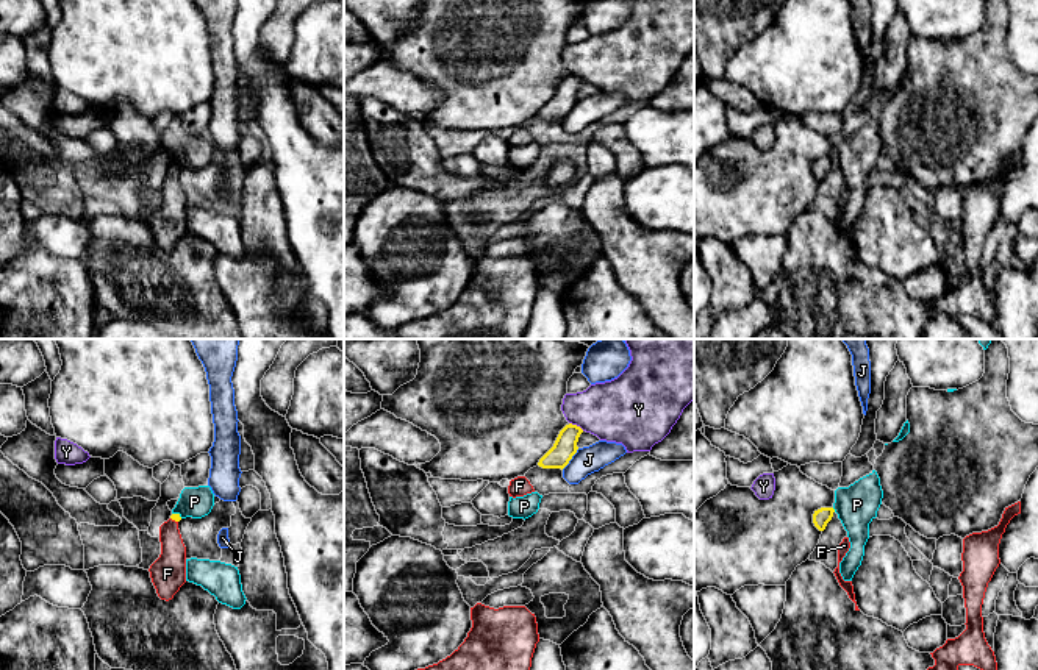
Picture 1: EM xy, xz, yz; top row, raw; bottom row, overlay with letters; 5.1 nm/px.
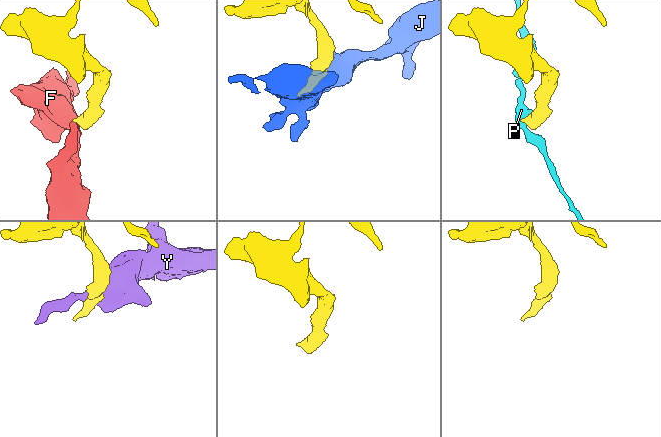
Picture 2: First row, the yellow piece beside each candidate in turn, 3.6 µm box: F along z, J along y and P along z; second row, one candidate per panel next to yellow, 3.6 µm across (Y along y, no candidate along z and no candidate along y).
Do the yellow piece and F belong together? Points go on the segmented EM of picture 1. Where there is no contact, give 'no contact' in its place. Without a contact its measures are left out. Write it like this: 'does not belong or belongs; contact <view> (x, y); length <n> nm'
belongs; contact xy (174, 519); length 50 nm

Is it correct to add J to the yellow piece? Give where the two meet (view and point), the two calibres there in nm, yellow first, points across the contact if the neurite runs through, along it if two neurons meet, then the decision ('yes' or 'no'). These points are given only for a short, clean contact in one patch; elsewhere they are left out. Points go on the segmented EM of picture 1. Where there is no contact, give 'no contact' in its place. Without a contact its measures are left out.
xz (571, 458) | 120/140 nm | along xz (579, 449), (561, 469) | no

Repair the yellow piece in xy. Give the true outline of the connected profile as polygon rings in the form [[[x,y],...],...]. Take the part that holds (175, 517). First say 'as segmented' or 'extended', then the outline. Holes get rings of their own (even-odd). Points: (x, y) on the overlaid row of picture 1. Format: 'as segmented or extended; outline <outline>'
extended; outline [[[172,514],[159,526],[161,554],[149,568],[158,597],[166,601],[186,583],[186,547],[178,529],[180,520],[180,514]]]

